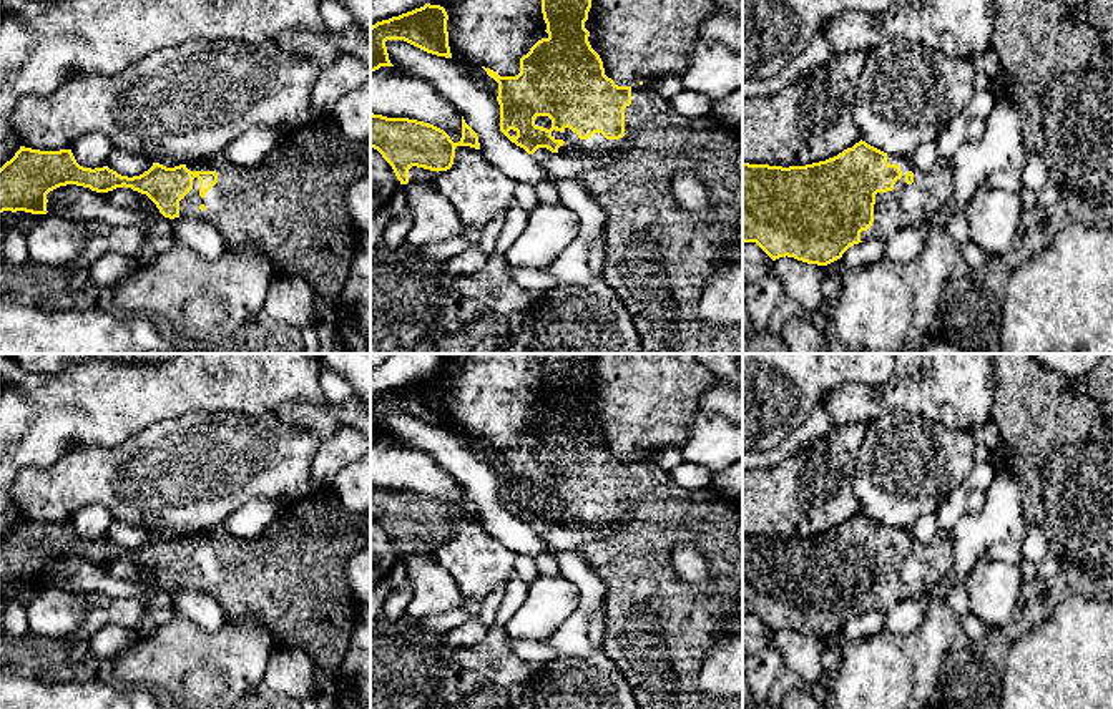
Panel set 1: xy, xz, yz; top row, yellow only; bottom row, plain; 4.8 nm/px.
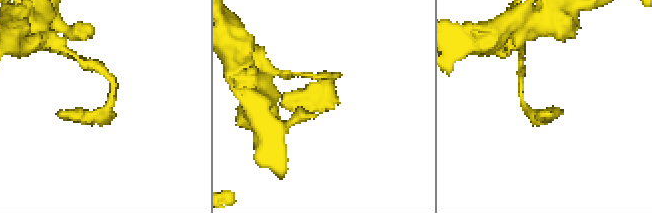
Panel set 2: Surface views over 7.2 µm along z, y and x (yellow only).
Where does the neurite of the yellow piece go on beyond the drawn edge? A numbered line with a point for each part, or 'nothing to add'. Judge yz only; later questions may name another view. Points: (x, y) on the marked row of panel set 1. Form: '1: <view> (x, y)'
1: yz (907, 205)

